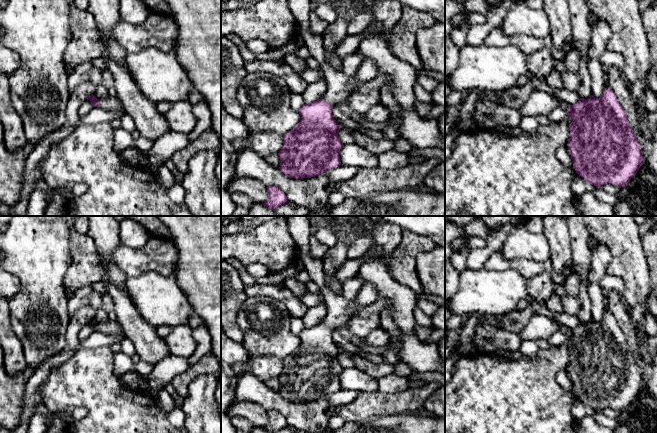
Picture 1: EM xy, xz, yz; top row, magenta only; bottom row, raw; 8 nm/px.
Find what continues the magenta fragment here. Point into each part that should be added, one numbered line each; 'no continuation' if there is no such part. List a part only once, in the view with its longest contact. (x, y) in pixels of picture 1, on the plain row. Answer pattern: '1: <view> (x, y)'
1: xz (338, 309)

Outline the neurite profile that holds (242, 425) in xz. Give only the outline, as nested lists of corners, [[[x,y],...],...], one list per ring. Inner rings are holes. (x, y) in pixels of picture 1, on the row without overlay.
[[[232,417],[231,423],[235,428],[235,433],[251,433],[254,428],[252,423],[243,417]]]

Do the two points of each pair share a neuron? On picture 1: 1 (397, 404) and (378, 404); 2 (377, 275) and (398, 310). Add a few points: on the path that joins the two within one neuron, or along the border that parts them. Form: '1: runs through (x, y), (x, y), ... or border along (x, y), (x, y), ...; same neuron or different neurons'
1: runs through (392, 404), (383, 404); same neuron
2: runs through (385, 284), (398, 297), (398, 301); same neuron

